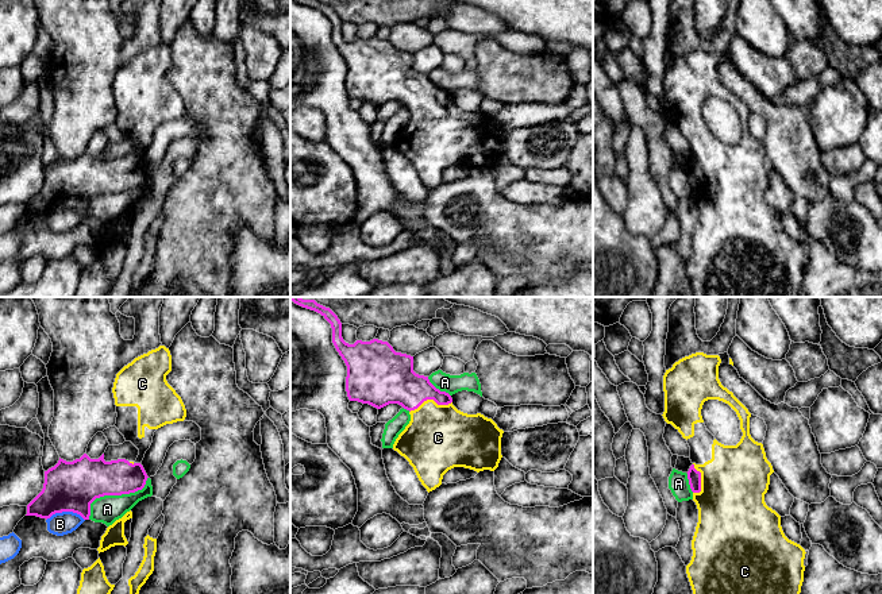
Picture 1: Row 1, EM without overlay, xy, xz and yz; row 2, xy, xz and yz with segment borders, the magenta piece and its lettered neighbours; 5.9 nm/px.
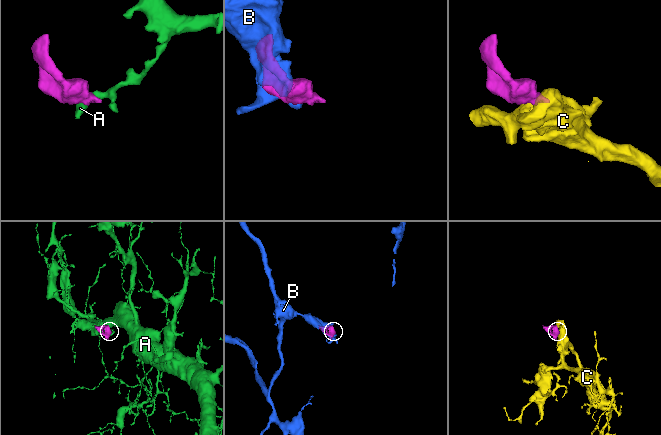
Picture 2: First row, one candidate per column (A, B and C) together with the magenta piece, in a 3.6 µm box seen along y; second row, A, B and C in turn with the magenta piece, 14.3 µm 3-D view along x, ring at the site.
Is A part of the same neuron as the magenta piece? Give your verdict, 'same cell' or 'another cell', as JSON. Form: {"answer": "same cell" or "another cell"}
{"answer": "another cell"}

